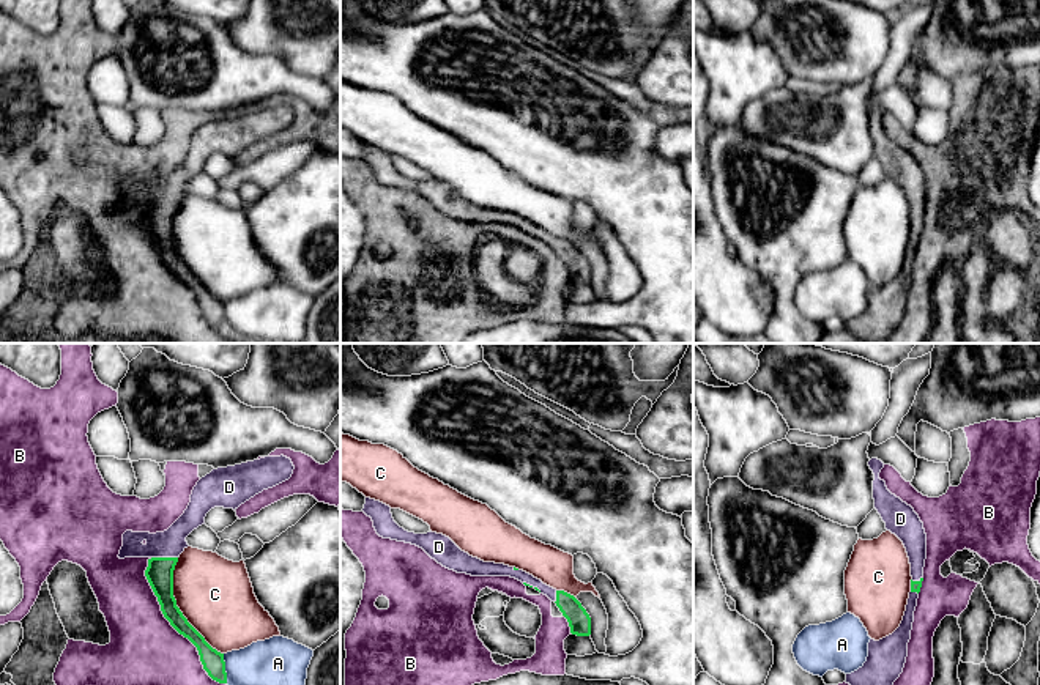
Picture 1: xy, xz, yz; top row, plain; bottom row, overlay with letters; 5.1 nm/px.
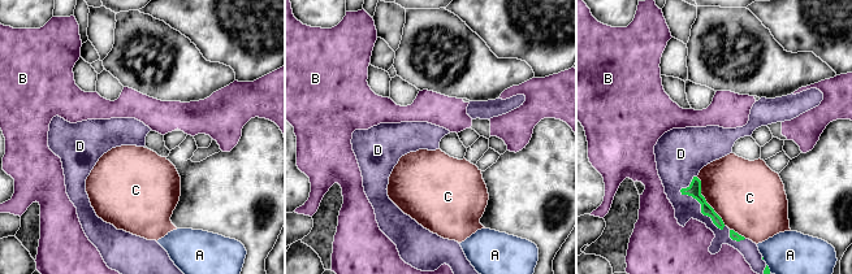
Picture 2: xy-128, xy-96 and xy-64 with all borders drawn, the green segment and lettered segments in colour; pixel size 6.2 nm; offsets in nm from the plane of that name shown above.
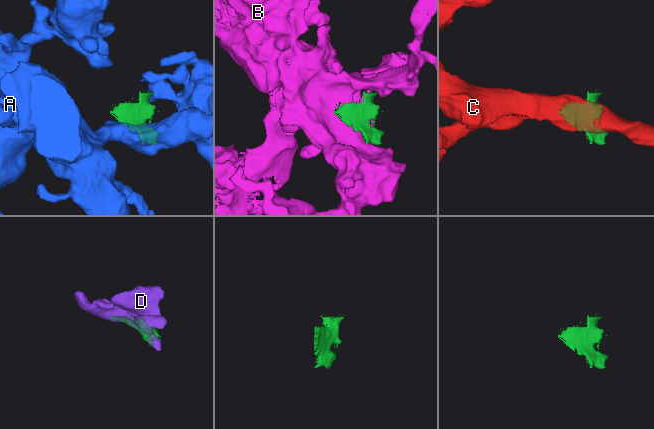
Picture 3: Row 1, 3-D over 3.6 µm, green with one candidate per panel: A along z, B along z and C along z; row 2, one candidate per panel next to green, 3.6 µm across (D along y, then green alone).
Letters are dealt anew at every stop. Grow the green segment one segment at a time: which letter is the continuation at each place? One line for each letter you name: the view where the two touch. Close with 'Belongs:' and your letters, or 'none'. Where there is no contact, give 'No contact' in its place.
D: Touches green in xy
Belongs: D

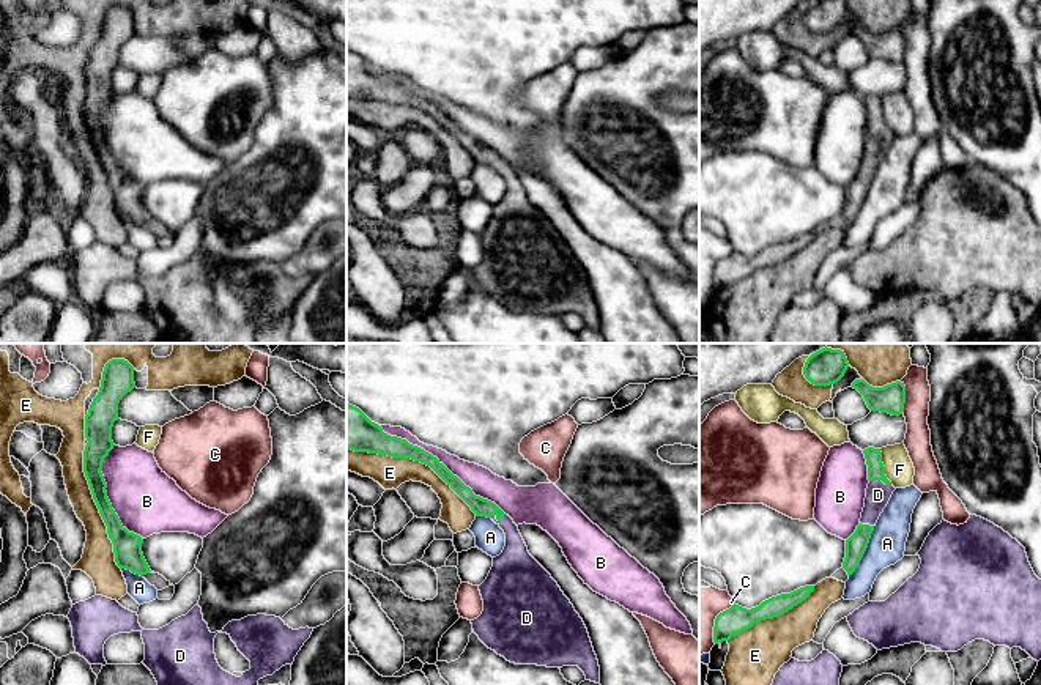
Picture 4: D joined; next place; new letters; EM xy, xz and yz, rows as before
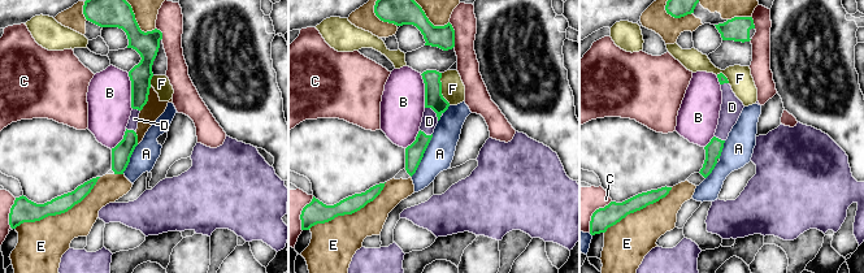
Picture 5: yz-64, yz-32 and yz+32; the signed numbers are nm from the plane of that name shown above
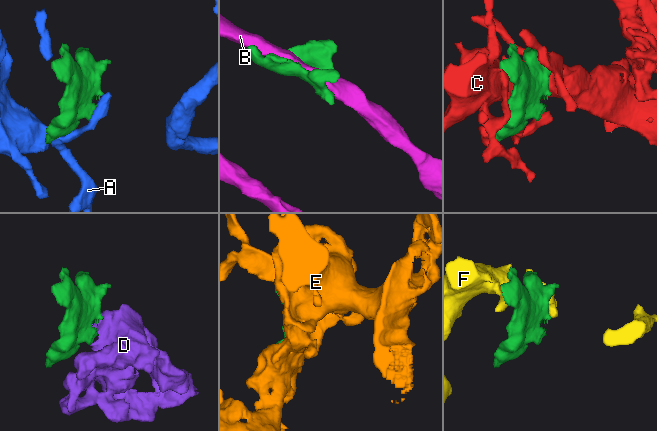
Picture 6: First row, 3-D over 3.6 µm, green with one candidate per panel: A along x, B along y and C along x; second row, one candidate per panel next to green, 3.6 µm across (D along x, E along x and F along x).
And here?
D: Touches green in yz
Belongs: D

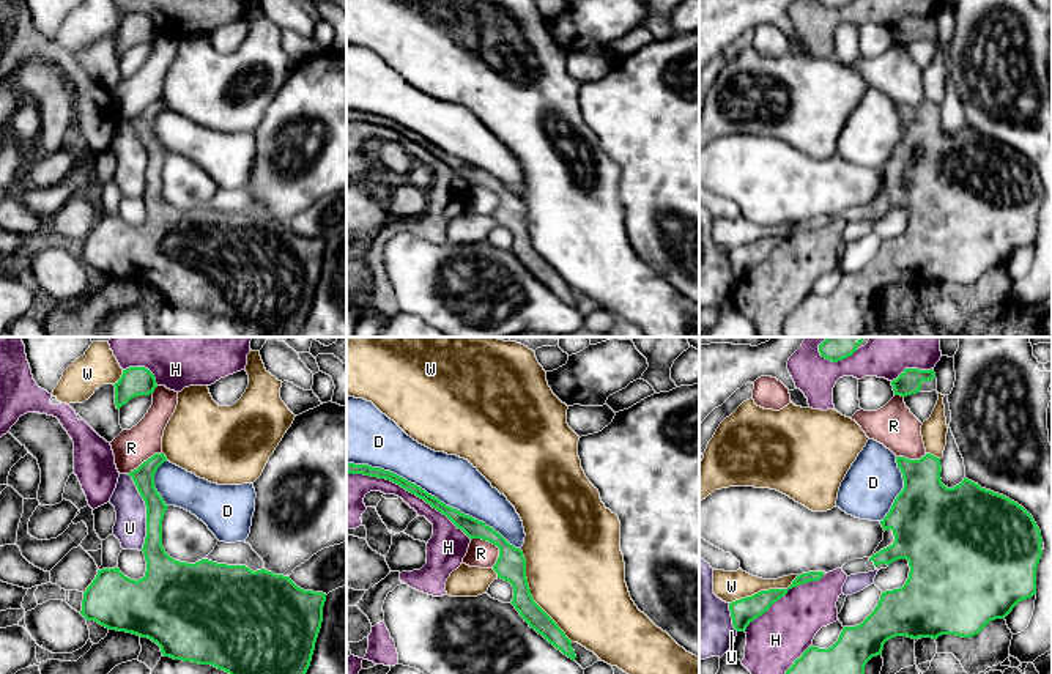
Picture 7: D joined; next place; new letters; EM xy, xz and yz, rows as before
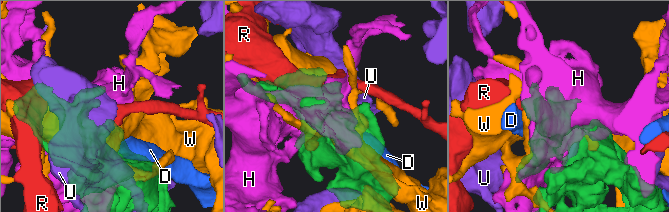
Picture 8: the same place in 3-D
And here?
Belongs: none

